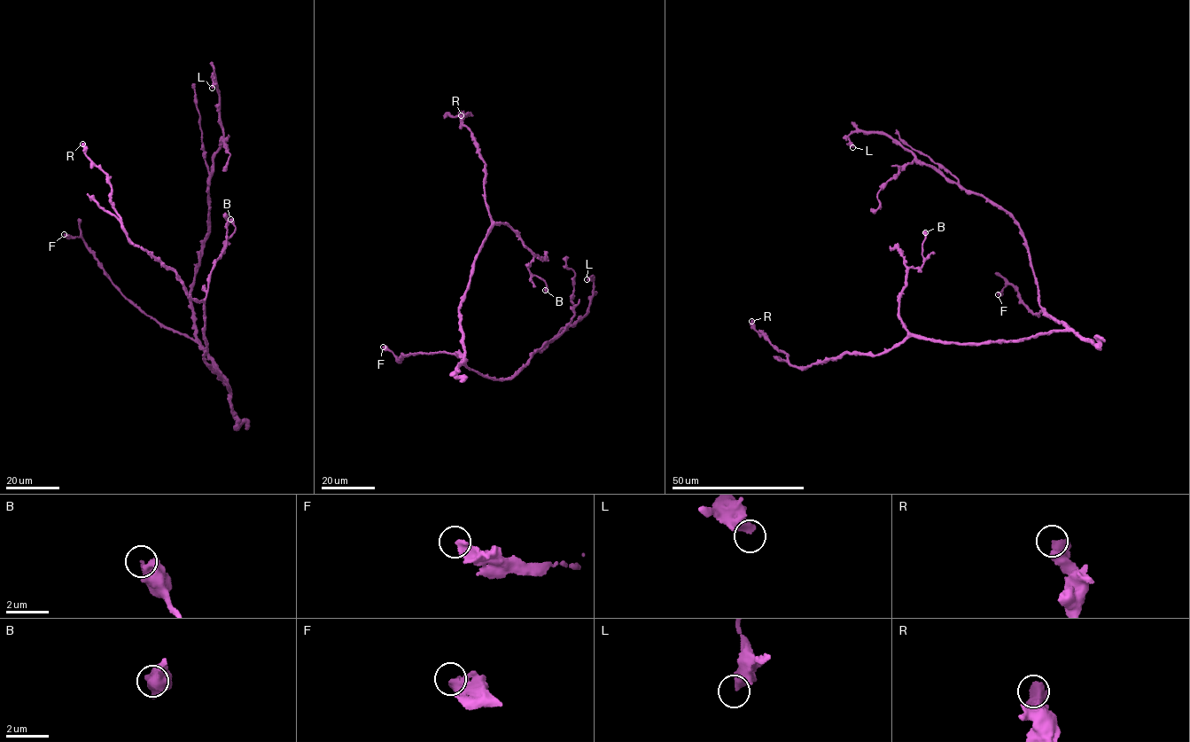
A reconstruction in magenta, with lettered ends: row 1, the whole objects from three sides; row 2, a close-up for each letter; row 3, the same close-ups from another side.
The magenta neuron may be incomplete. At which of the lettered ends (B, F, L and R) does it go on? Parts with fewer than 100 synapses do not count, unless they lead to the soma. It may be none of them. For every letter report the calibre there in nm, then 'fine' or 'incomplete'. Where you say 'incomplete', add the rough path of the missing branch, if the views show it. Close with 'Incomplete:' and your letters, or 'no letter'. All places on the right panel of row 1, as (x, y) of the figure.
B: calibre 480 nm; fine
F: calibre 360 nm; fine
L: calibre 500 nm; fine
R: calibre 650 nm; fine
Incomplete: no letter

